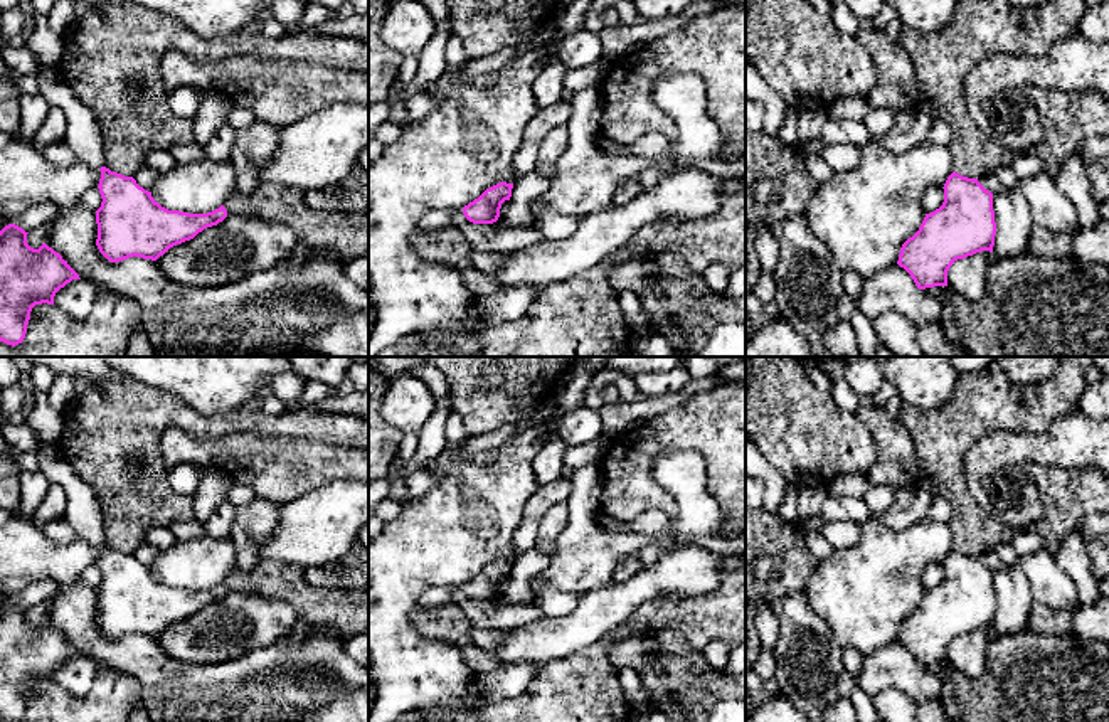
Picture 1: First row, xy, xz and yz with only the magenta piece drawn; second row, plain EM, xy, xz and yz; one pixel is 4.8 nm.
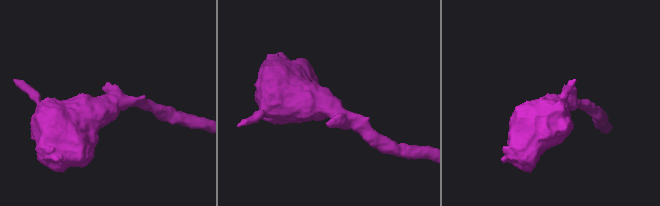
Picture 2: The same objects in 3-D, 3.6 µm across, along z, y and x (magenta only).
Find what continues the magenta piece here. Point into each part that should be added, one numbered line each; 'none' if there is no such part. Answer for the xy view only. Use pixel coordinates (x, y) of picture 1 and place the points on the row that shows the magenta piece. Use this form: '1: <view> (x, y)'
none

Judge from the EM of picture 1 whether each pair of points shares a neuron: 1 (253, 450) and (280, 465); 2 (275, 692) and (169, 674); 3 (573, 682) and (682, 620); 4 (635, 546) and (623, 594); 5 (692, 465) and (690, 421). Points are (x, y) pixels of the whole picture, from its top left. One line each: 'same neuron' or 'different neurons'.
1: same neuron
2: same neuron
3: same neuron
4: different neurons
5: different neurons

